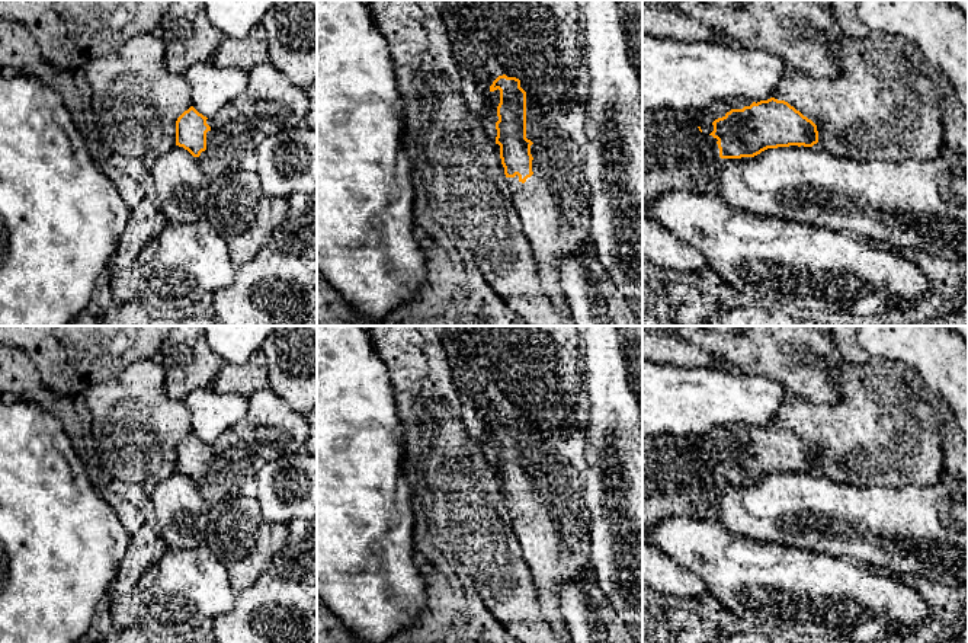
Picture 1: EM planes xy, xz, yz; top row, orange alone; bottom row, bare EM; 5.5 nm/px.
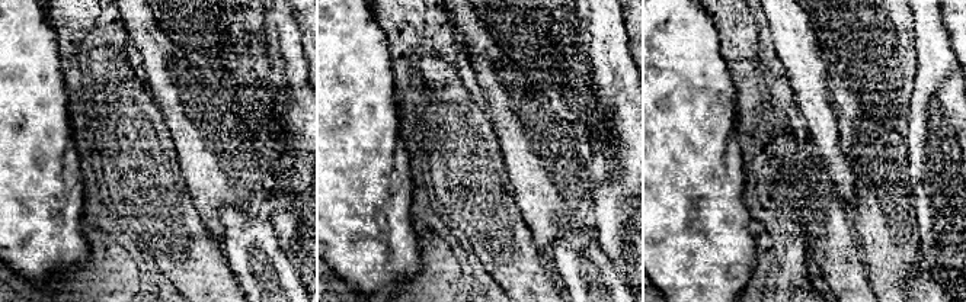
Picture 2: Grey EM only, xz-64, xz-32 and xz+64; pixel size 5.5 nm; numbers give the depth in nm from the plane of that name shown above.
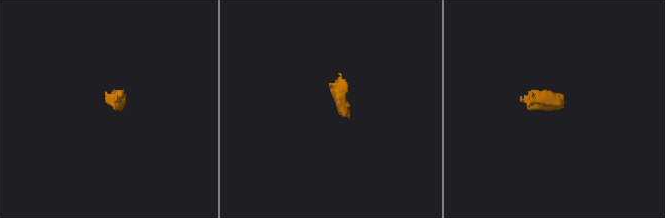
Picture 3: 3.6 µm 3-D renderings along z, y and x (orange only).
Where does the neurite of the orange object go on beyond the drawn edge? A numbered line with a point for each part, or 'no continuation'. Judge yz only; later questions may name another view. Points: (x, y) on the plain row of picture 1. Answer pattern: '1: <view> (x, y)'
1: yz (705, 442)

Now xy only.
1: xy (212, 447)

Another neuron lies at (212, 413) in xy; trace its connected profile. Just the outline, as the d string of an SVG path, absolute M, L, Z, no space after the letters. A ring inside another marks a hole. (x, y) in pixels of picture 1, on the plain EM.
M198 388L185 399L192 413L192 432L206 444L230 431L247 412L244 396L217 393L211 388Z

